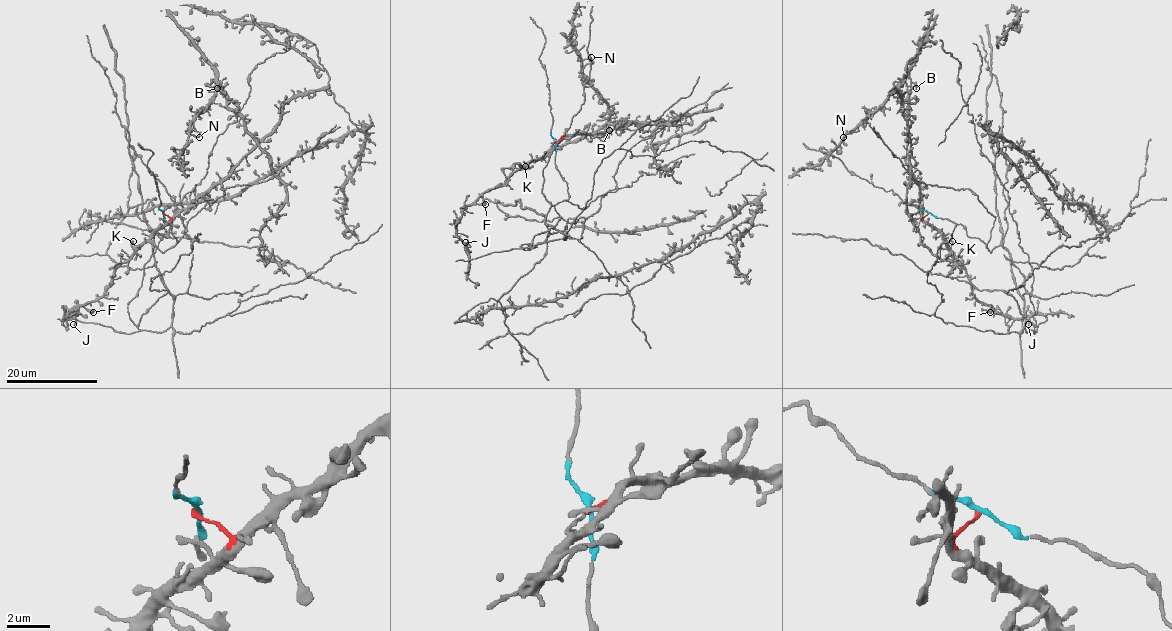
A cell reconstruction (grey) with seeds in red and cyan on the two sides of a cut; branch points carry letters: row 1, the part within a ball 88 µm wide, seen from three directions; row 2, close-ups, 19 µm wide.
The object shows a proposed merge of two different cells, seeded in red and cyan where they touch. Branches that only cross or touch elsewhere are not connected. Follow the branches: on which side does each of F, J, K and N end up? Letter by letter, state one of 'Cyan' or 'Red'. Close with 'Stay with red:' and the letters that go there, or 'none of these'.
F: Red
J: Red
K: Red
N: Cyan
Stay with red: F, J, K

